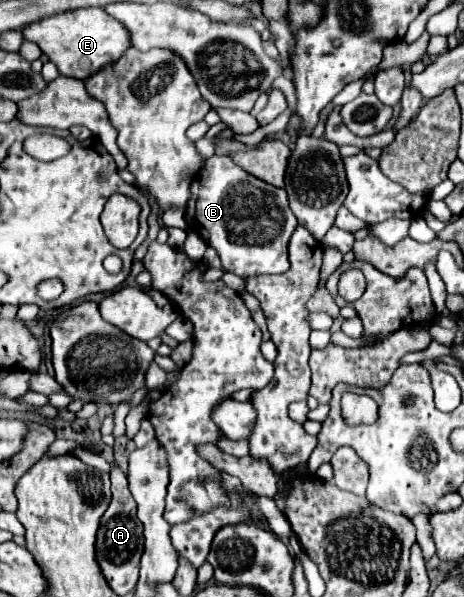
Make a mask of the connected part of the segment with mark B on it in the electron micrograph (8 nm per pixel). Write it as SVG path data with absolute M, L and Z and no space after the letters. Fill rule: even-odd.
M228 156L208 158L206 166L202 166L202 170L194 176L192 198L186 206L186 220L196 232L200 232L204 242L208 242L208 246L212 246L218 252L224 270L234 272L240 278L250 278L258 274L282 274L290 268L288 254L286 254L286 242L290 240L290 234L294 232L298 222L292 210L288 208L286 190L270 186L246 174Z

